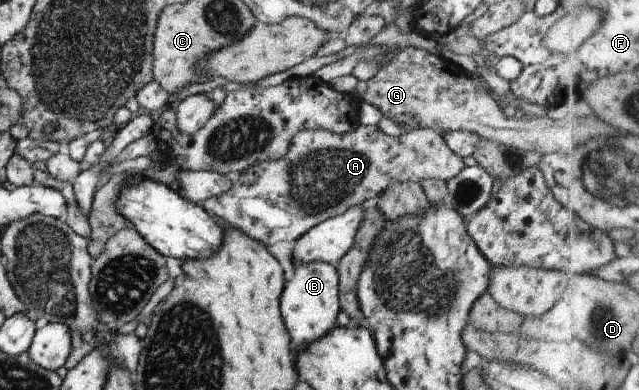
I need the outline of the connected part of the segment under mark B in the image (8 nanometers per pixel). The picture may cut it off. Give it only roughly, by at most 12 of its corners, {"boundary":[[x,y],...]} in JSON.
{"boundary":[[301,264],[284,282],[283,322],[293,350],[333,328],[338,273]]}

